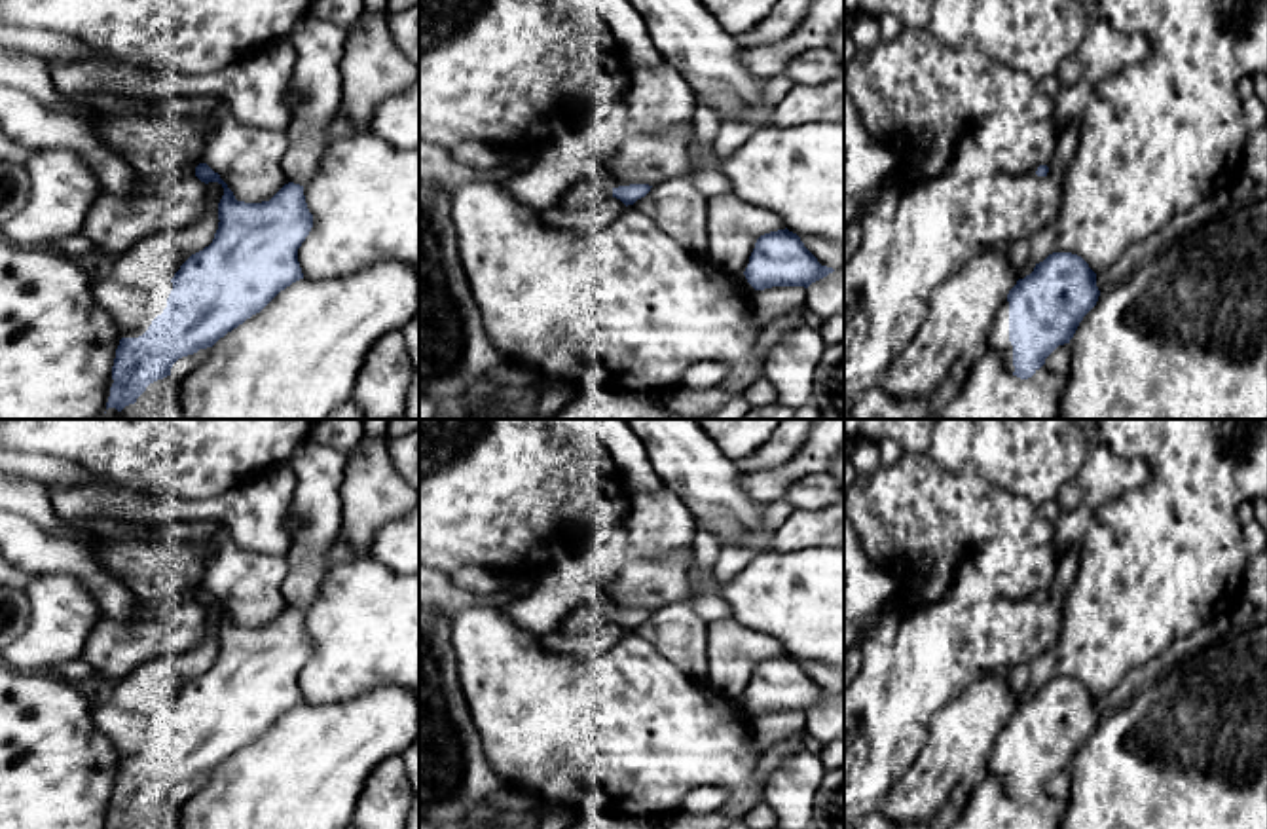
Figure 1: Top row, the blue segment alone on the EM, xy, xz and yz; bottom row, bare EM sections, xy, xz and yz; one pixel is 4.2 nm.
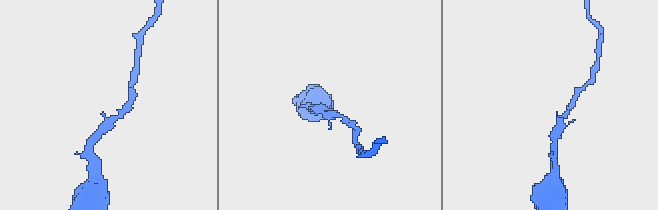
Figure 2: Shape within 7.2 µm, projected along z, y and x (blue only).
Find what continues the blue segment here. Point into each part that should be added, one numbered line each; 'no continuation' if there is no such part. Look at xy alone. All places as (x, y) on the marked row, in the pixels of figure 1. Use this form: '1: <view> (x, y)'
no continuation

